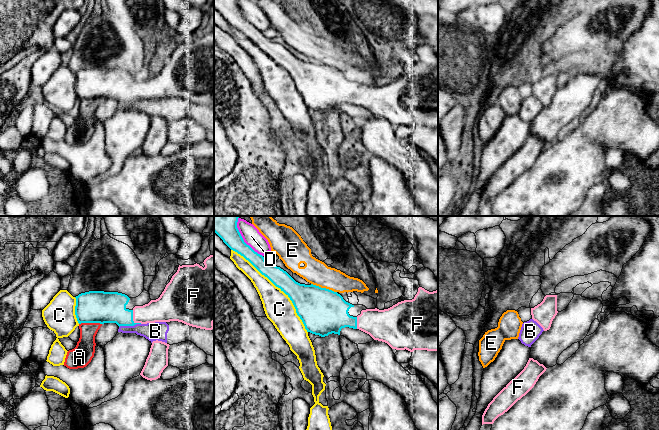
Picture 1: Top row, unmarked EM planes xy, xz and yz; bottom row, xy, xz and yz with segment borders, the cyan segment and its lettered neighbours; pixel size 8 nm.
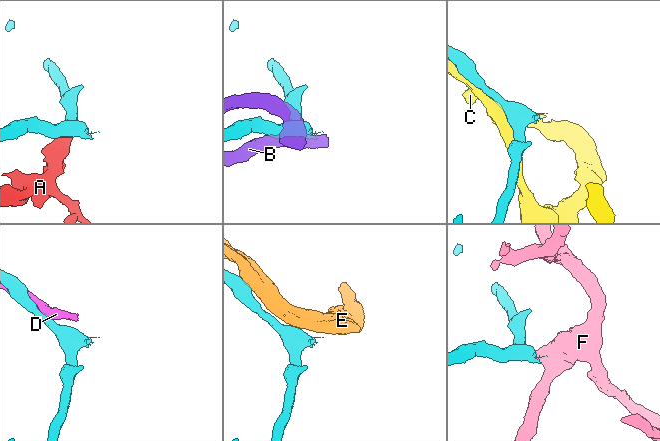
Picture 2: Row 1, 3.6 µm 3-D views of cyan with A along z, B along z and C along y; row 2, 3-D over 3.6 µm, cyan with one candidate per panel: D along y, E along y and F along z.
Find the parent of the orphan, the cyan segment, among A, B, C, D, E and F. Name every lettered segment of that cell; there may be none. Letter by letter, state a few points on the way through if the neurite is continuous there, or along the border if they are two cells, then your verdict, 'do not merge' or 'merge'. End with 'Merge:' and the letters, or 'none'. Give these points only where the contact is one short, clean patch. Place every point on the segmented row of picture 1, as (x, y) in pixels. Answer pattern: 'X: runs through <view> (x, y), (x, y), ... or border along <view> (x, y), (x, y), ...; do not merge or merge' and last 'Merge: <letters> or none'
A: border along xy (101, 323), (79, 324); do not merge
B: do not merge
C: do not merge
D: do not merge
E: do not merge
F: runs through xy (104, 307), (132, 319), (138, 315), (160, 310); merge
Merge: F

